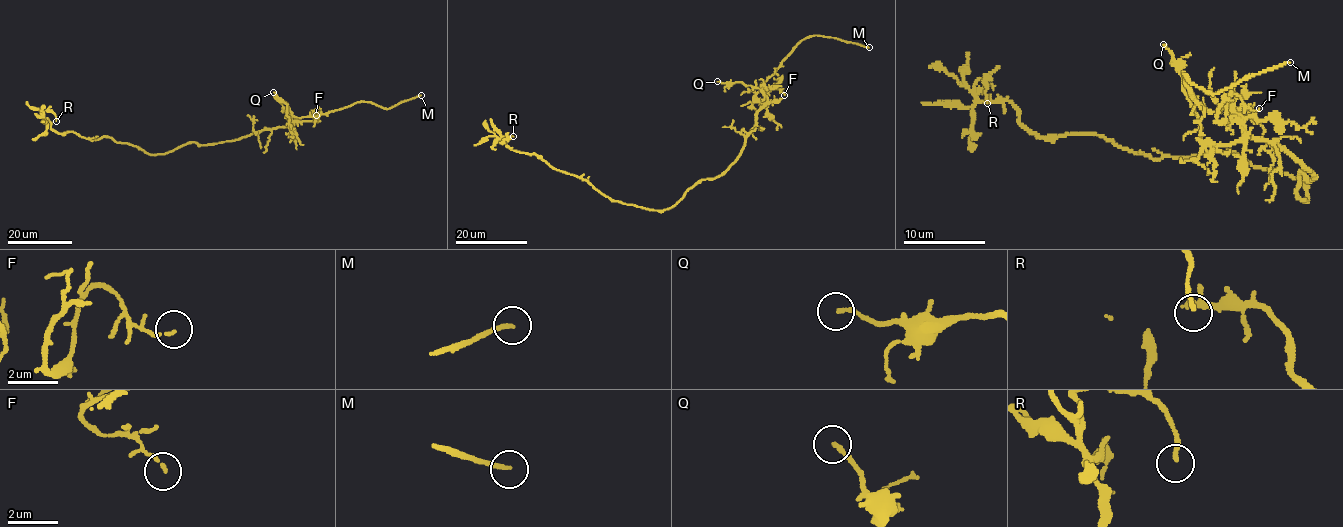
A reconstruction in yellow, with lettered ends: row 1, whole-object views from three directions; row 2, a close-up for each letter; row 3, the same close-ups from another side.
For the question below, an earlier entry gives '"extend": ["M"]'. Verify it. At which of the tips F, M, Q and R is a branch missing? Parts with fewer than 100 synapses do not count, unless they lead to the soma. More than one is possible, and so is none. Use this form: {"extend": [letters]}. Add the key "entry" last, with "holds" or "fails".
{"extend": ["M"], "entry": "holds"}

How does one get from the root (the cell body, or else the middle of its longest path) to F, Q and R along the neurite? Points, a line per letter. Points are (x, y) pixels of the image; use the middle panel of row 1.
F: (709, 179), (724, 174), (739, 155), (765, 95), (778, 83), (773, 85), (784, 95)
Q: (709, 179), (724, 174), (737, 158), (754, 126), (755, 115), (767, 101), (758, 87), (717, 81)
R: (709, 179), (698, 181), (670, 207), (650, 210), (610, 199), (584, 179), (496, 140), (513, 136)

